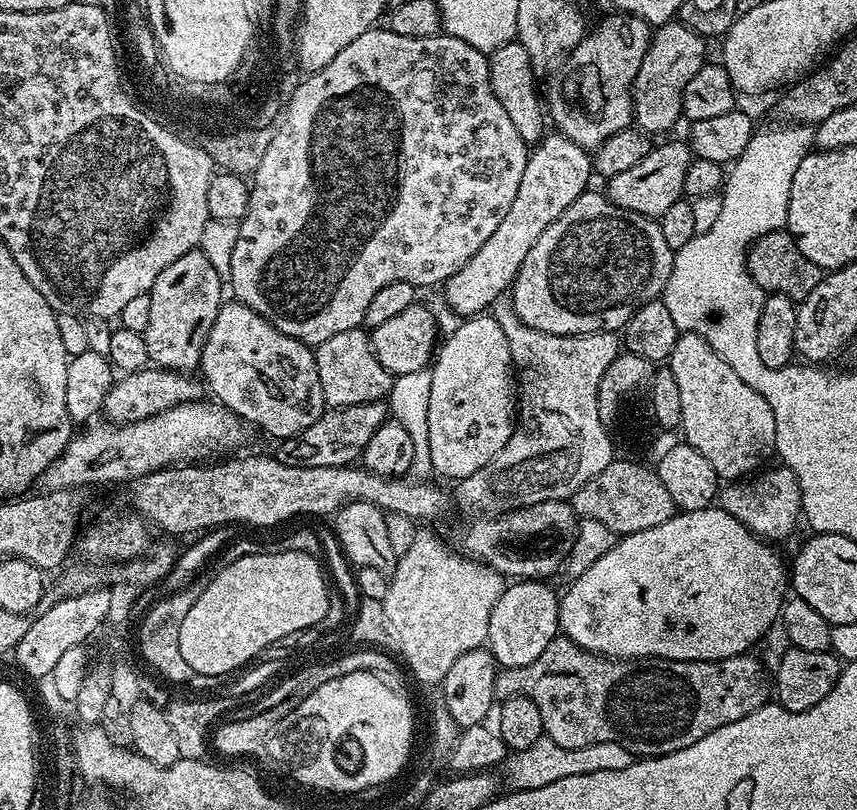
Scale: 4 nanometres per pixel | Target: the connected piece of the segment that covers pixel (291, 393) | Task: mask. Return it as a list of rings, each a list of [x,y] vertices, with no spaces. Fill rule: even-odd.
[[[239,302],[221,303],[218,310],[218,318],[214,318],[214,326],[210,330],[210,334],[206,338],[206,346],[202,350],[202,358],[200,359],[199,371],[204,372],[202,375],[203,383],[213,392],[215,399],[224,407],[228,408],[234,413],[235,416],[239,416],[244,421],[245,425],[251,426],[252,424],[256,428],[261,428],[268,436],[276,436],[277,441],[285,440],[291,436],[296,436],[302,430],[306,430],[310,426],[314,426],[314,422],[318,422],[320,415],[326,410],[326,405],[323,396],[322,382],[319,381],[318,366],[316,365],[315,351],[309,345],[304,344],[301,340],[295,340],[290,338],[286,334],[282,334],[278,329],[272,325],[266,318],[262,318],[254,310],[250,310],[245,304]]]

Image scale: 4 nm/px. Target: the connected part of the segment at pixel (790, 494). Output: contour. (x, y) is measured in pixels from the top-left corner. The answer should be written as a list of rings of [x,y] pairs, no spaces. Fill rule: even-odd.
[[[777,466],[763,469],[750,477],[727,483],[719,491],[718,504],[732,517],[738,518],[751,532],[761,539],[777,542],[786,537],[802,514],[801,488],[797,476],[789,468]]]

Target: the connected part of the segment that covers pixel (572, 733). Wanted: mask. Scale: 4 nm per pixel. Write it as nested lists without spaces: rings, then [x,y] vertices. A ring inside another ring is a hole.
[[[557,635],[555,640],[538,654],[534,662],[525,668],[510,668],[501,671],[496,677],[496,695],[500,698],[514,696],[528,696],[542,710],[542,722],[544,723],[544,735],[549,740],[558,742],[558,746],[567,748],[581,748],[590,746],[598,742],[618,742],[627,752],[631,752],[633,757],[647,758],[650,756],[665,756],[674,750],[682,750],[686,746],[694,746],[698,738],[706,738],[718,726],[726,726],[730,722],[738,722],[738,718],[746,718],[746,714],[754,714],[764,704],[769,703],[770,697],[774,692],[774,684],[770,679],[770,672],[763,668],[758,661],[752,657],[752,654],[735,656],[734,658],[722,658],[721,660],[664,660],[660,656],[646,656],[643,658],[633,658],[631,660],[622,660],[611,656],[601,656],[594,652],[588,652],[582,646],[578,646],[569,640],[567,636]]]

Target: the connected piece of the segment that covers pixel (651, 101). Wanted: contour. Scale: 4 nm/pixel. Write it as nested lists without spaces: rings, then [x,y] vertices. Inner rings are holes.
[[[669,22],[659,25],[653,31],[652,41],[648,43],[646,50],[646,58],[642,58],[642,66],[638,70],[638,78],[632,87],[632,119],[635,127],[645,134],[653,134],[652,132],[668,132],[679,121],[682,116],[682,90],[686,90],[686,86],[690,82],[690,78],[694,78],[694,74],[698,74],[698,70],[702,70],[702,66],[706,63],[704,56],[705,37],[700,36],[694,30],[690,30],[686,25],[679,22]]]

